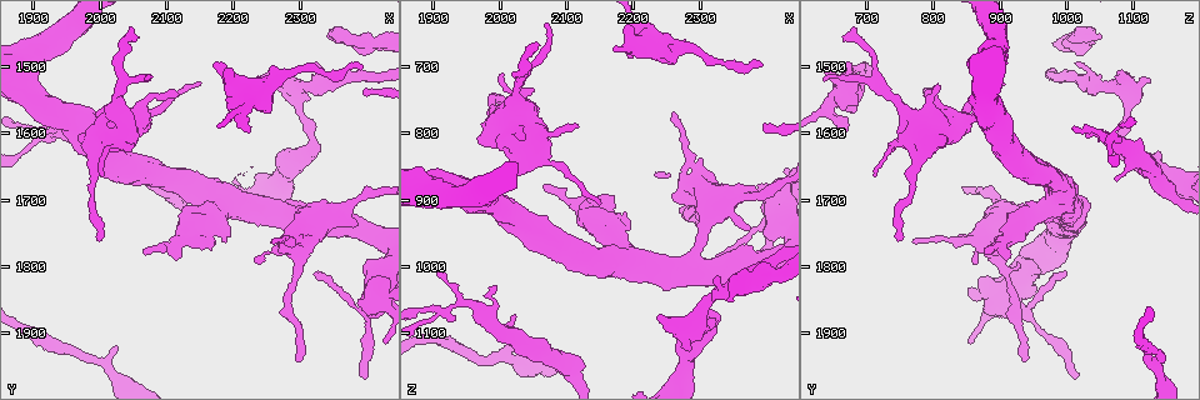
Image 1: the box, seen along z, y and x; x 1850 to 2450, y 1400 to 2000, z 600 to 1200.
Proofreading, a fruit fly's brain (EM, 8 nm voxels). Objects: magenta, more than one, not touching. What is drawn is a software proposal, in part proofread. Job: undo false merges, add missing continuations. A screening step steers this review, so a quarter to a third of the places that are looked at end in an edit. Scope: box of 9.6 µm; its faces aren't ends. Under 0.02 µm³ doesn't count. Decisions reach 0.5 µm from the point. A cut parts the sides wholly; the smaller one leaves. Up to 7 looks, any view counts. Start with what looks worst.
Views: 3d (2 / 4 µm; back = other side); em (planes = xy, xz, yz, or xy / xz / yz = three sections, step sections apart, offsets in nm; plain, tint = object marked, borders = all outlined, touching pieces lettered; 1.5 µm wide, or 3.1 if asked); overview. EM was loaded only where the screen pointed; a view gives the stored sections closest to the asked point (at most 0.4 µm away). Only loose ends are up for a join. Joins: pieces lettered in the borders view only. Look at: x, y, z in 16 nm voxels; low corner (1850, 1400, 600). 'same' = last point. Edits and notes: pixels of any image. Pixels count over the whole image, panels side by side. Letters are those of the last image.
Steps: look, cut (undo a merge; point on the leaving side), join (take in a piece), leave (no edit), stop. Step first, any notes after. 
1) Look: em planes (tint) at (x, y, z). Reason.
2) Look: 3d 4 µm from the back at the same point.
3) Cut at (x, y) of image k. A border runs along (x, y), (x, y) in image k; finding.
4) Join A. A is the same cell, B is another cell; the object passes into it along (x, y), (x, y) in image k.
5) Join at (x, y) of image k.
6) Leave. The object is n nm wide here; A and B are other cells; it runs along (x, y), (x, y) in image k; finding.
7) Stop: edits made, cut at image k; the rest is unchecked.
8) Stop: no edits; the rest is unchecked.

Look: 3d 2 µm at (2340, 1455, 1050). Free end.

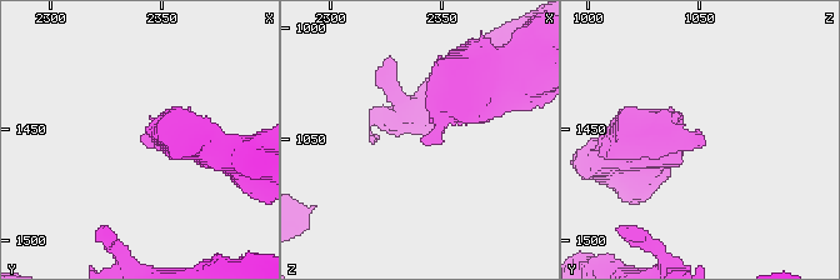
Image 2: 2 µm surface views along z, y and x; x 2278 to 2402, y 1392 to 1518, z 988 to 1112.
Look: em xz step 4 (tint) at (2340, 1455, 1051). Shape alone is not enough.

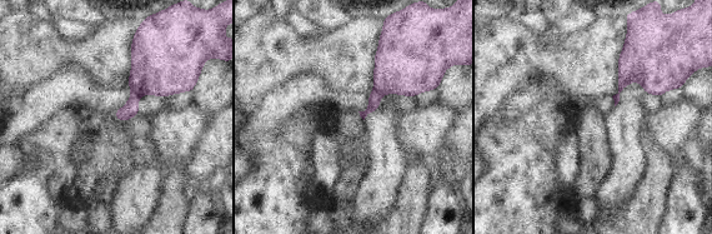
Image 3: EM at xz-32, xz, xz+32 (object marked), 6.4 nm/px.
Look: em planes (borders) at the same point.

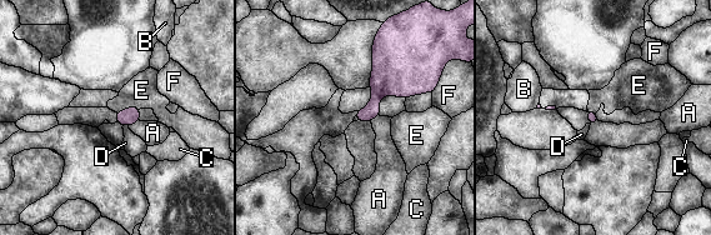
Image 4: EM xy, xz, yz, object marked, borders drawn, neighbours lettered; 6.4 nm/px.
Leave. A, B, C, D, E and F are other cells; no lettered piece goes on from it.

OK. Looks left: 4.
Look: em xy step 4 (borders) at (2230, 1515, 1075). Branch stops here.

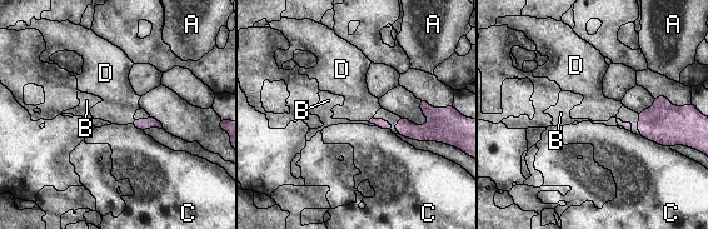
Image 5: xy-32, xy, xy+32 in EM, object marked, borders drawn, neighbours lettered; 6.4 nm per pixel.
Look: em planes (borders) at the same point. Another direction.

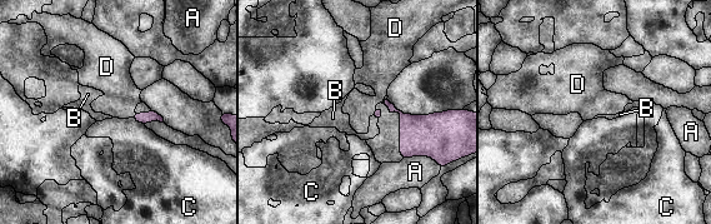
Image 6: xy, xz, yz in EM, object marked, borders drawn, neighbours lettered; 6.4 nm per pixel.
Join at (336, 118) of image 6. B is the same cell, A, C and D are other cells; it goes on there.

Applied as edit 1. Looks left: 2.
Look: 3d 2 µm at (2165, 1500, 675). Thick end.

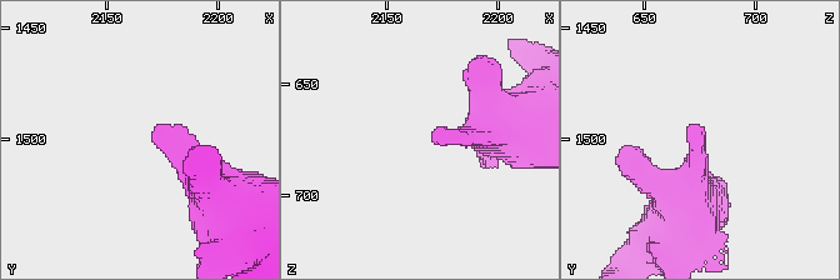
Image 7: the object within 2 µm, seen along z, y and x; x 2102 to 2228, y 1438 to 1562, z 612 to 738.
Look: em planes (borders) at (2169, 1496, 674).

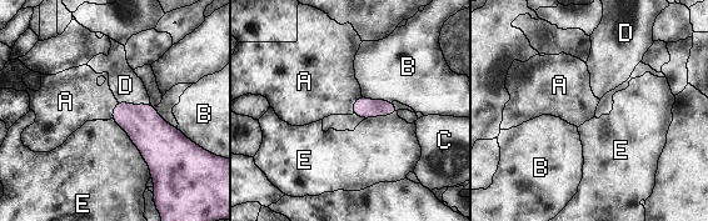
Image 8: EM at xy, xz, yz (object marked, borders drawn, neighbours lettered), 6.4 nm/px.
Join at (125, 85) of image 8. D is the same cell, A, B, C and E are other cells; the object passes into it along (154, 137), (134, 105), (125, 85) in image 8; the neuron continues.

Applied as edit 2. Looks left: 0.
Stop: edits made, join at image 6, join at image 8; the rest is unchecked.

